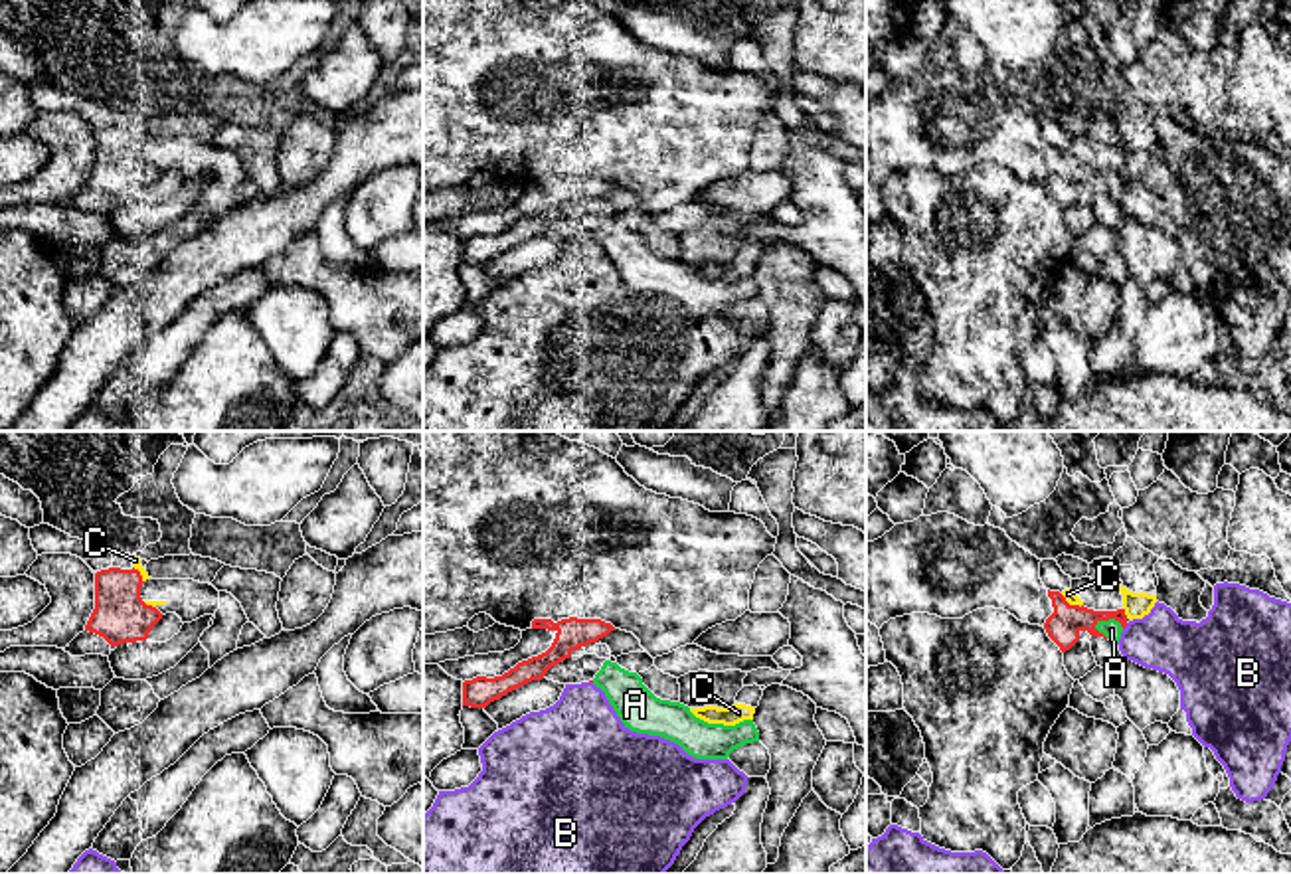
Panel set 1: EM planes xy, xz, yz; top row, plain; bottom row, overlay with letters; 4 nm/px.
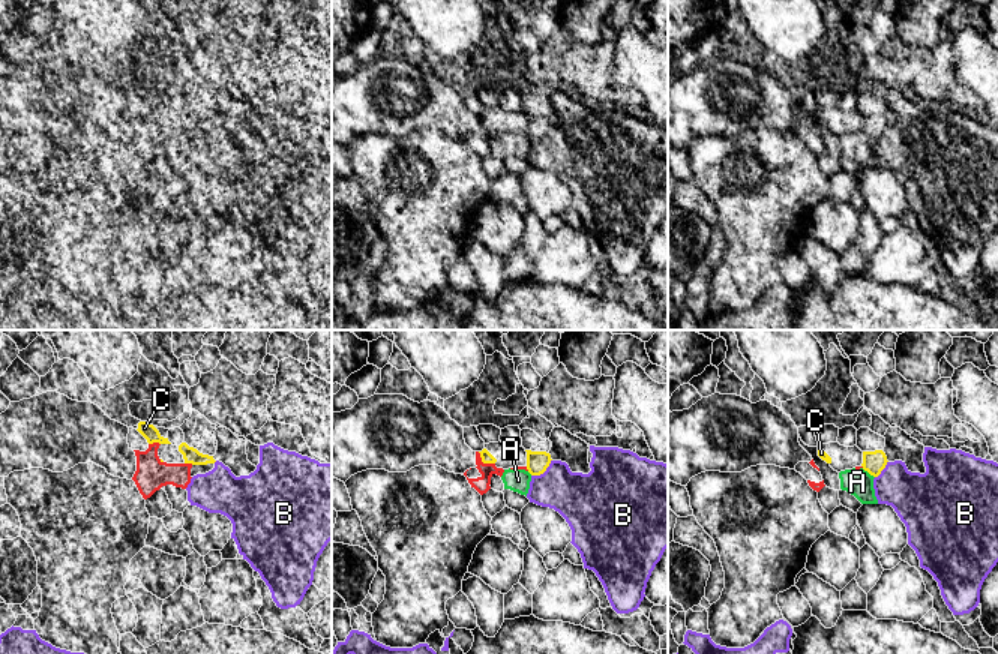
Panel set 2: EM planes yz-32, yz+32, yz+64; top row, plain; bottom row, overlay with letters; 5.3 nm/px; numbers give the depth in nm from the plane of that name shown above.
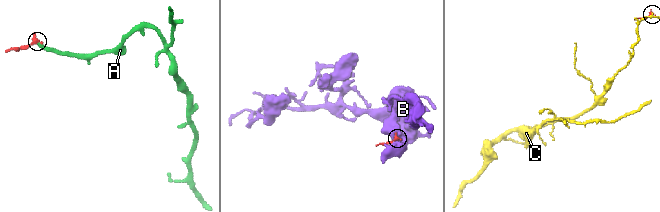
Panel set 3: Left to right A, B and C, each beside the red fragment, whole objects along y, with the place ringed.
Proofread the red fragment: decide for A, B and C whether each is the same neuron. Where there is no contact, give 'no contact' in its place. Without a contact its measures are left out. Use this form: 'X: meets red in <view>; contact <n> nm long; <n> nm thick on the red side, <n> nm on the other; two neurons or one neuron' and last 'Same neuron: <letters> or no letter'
A: meets red in yz; contact 130 nm long; 140 nm thick on the red side, 80 nm on the other; one neuron
B: meets red in yz; contact 40 nm long; 140 nm thick on the red side, 240 nm on the other; two neurons
C: meets red in yz; contact 50 nm long; 140 nm thick on the red side, 100 nm on the other; two neurons
Same neuron: A

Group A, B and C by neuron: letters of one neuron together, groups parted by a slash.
A / B / C

